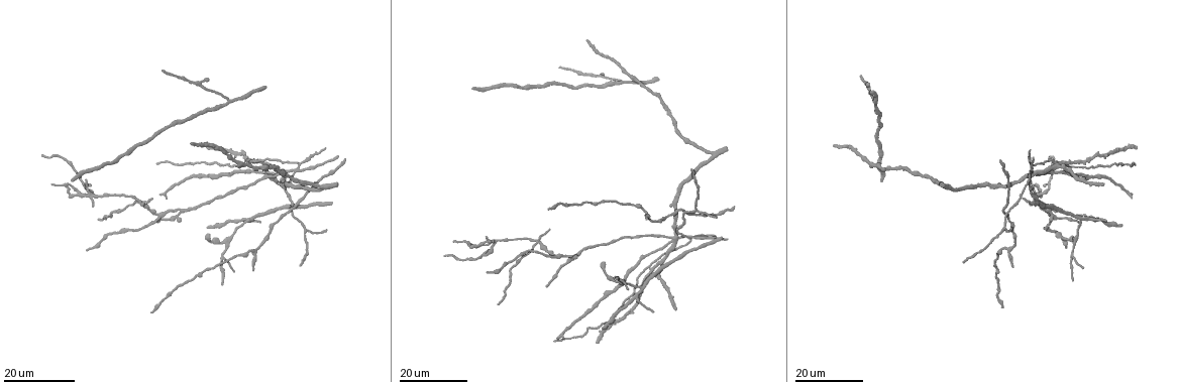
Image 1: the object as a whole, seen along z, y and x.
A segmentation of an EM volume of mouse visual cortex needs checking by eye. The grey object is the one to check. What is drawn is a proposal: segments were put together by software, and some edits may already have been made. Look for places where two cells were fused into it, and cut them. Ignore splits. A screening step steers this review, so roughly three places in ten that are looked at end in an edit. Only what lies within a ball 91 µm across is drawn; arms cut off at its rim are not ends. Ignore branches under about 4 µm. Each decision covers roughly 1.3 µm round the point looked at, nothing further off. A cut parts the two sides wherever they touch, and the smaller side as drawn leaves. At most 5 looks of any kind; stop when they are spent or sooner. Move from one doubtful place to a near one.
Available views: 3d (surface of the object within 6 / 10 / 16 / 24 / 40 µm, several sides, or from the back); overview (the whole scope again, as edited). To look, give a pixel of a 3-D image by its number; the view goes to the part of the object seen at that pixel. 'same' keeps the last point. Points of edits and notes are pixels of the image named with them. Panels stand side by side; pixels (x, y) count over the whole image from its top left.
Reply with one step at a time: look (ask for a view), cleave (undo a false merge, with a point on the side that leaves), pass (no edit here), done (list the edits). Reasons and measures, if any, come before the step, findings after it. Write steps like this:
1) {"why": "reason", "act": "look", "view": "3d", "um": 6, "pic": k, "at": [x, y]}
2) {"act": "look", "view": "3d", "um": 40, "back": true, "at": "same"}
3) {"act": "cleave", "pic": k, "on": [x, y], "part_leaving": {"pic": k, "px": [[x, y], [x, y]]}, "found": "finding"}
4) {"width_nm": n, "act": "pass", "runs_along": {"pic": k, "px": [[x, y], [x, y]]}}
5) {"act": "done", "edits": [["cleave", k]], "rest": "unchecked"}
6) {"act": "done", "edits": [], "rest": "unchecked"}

{"why": "a fork", "act": "look", "view": "3d", "um": 16, "pic": 1, "at": [95, 196]}

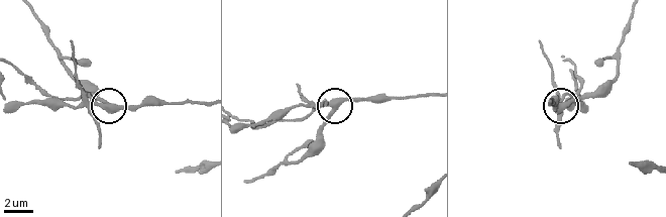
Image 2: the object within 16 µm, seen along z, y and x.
{"why": "zoom in", "act": "look", "view": "3d", "um": 10, "pic": 2, "at": [562, 106]}

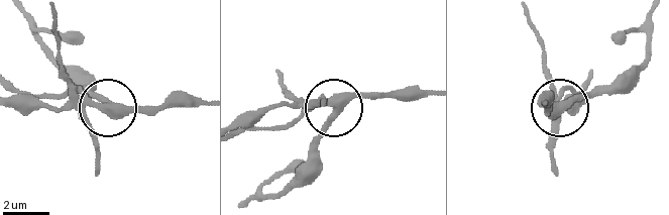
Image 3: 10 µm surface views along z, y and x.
{"arms": 3, "act": "pass", "runs_along": {"pic": 3, "px": [[428, 92], [352, 98], [335, 106], [273, 104]]}, "found": "one cell here"}

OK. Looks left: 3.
{"why": "calibre changes", "act": "look", "view": "3d", "um": 16, "pic": 1, "at": [510, 241]}

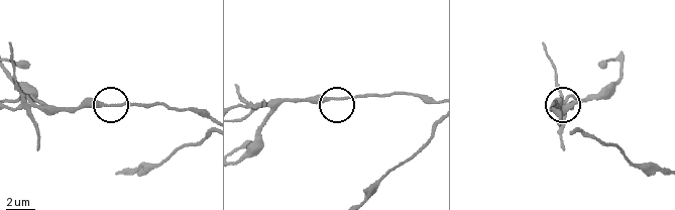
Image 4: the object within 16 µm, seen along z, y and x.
{"why": "closer look", "act": "look", "view": "3d", "um": 10, "pic": 4, "at": [106, 103]}

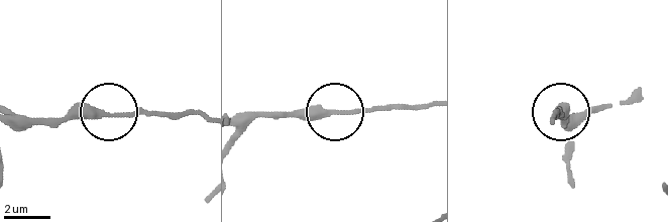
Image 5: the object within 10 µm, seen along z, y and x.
{"width_nm": 260, "act": "pass", "runs_along": {"pic": 5, "px": [[203, 118], [70, 114], [31, 120]]}, "found": "one cell here"}

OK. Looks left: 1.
{"act": "done", "edits": [], "rest": "unchecked"}

